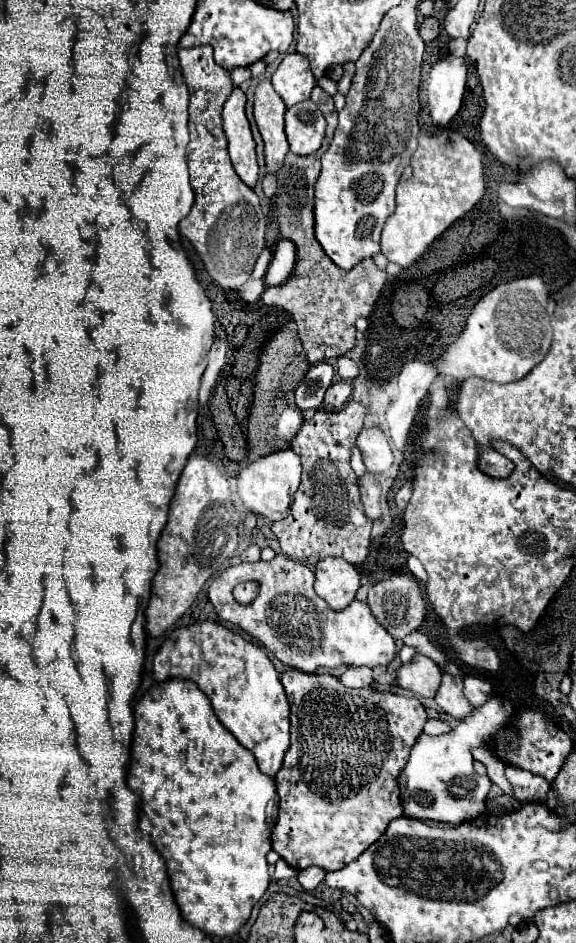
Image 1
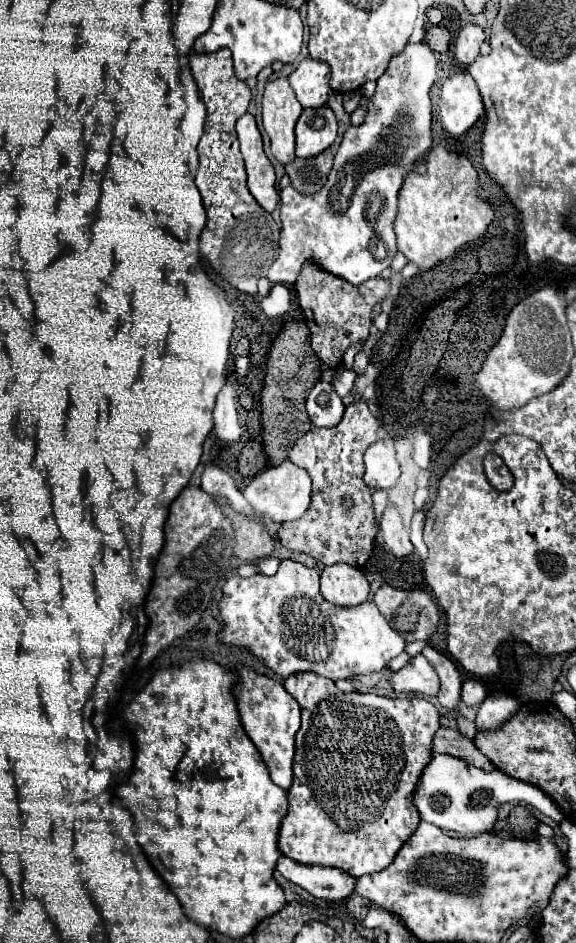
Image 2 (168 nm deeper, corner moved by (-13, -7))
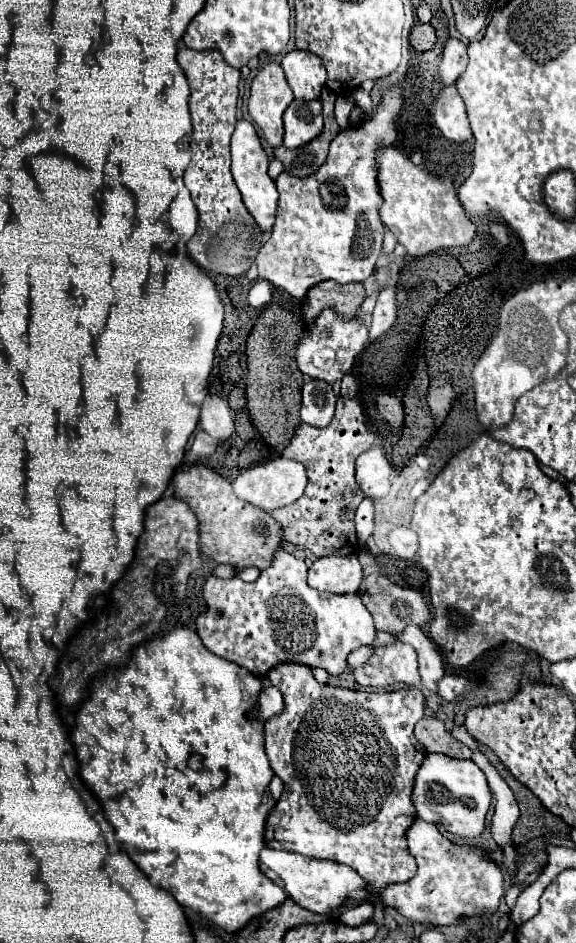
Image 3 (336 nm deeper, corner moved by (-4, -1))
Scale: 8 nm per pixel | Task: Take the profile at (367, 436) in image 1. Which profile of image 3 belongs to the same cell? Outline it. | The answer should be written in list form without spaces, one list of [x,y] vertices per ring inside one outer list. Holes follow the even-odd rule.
[[[379,445],[371,447],[357,459],[357,483],[365,497],[379,499],[389,493],[391,487],[391,469],[389,461],[385,459],[385,453]]]

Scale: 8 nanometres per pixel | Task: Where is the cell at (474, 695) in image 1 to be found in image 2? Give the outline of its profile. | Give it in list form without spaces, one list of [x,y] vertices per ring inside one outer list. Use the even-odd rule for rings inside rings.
[[[476,679],[466,681],[464,687],[462,687],[462,701],[464,701],[468,707],[480,705],[480,703],[486,699],[486,695],[488,695],[488,693],[486,693],[484,685],[482,685],[480,681],[476,681]]]

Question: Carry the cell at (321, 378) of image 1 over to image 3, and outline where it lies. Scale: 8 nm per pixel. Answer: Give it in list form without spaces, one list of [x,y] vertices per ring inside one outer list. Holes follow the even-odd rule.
[[[309,381],[303,385],[303,403],[301,403],[301,421],[327,427],[335,415],[335,393],[325,381]]]

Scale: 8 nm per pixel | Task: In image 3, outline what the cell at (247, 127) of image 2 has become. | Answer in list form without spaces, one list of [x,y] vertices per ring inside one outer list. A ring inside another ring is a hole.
[[[245,119],[239,121],[235,125],[233,137],[231,137],[231,173],[233,173],[233,179],[235,179],[241,195],[243,195],[243,203],[245,203],[247,211],[253,215],[255,223],[259,225],[259,229],[263,233],[269,233],[273,229],[277,201],[279,201],[275,181],[267,175],[267,167],[269,167],[269,157],[261,147],[257,131],[253,129],[253,125],[249,121],[245,121]]]

